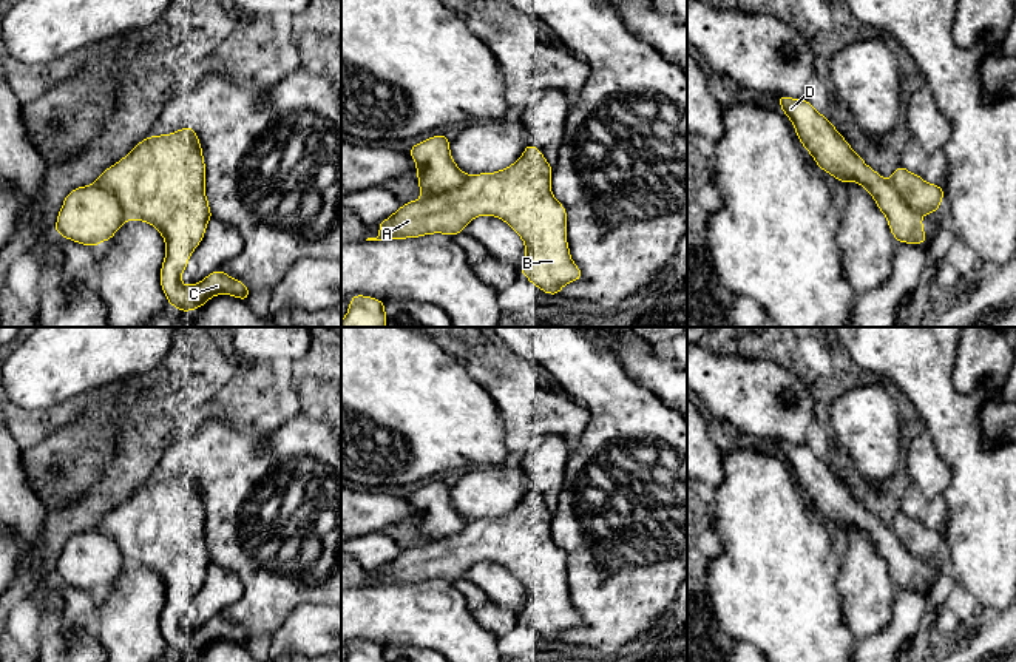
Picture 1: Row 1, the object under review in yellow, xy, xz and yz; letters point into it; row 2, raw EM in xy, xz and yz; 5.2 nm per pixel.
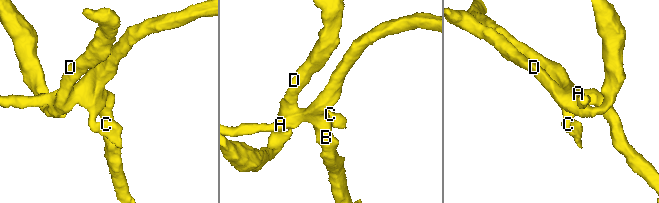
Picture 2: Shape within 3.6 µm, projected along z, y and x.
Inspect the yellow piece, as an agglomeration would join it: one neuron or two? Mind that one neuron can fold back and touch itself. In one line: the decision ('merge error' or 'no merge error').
merge error

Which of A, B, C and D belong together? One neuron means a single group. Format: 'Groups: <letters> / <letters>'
Groups: A B C / D

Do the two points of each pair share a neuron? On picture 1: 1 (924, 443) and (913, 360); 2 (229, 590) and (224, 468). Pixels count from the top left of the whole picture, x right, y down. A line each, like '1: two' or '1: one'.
1: two
2: two

